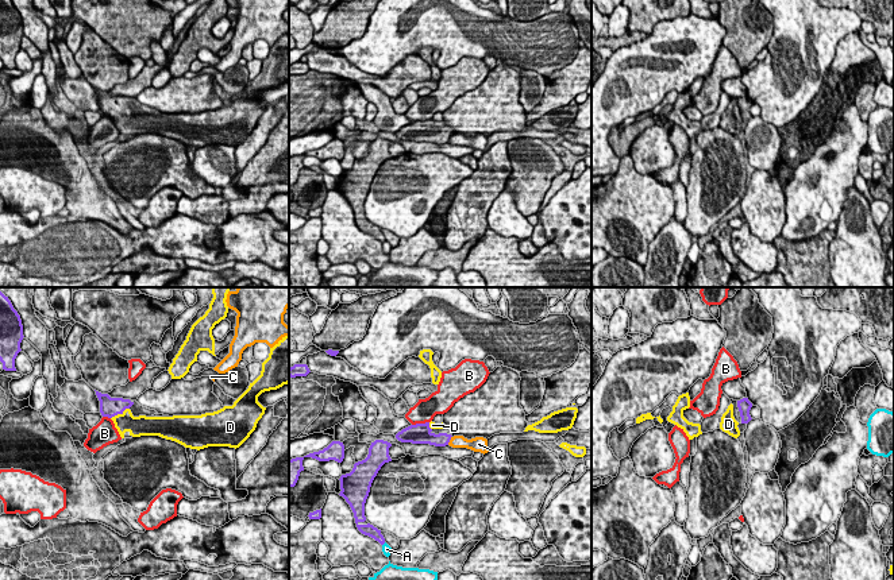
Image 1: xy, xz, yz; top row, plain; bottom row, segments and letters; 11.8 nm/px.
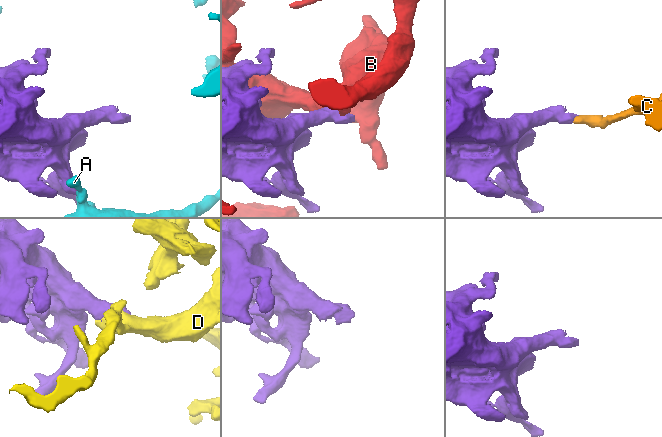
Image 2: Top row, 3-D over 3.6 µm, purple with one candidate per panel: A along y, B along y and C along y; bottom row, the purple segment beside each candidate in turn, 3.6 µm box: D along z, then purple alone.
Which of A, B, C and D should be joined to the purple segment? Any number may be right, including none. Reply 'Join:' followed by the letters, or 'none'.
Join: D

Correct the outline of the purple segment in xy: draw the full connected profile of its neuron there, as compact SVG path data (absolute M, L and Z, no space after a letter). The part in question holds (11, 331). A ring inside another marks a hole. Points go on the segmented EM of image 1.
M0 291L0 361L3 370L16 371L15 359L23 340L23 325L20 316L14 309L8 297Z

